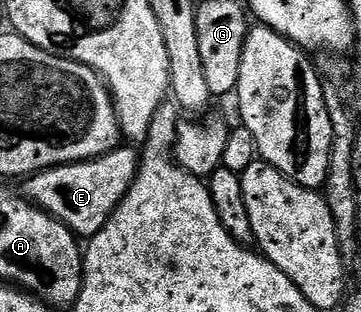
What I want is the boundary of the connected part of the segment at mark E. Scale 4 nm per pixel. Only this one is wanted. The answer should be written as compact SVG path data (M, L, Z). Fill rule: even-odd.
M114 151L106 152L96 160L82 160L76 164L62 164L56 168L46 168L44 172L36 172L34 176L28 176L22 181L22 195L26 197L35 207L42 212L48 212L55 220L60 220L67 228L71 229L79 238L90 238L96 236L105 226L112 214L117 210L117 206L125 198L125 194L131 188L131 180L119 180L119 164L115 161Z

